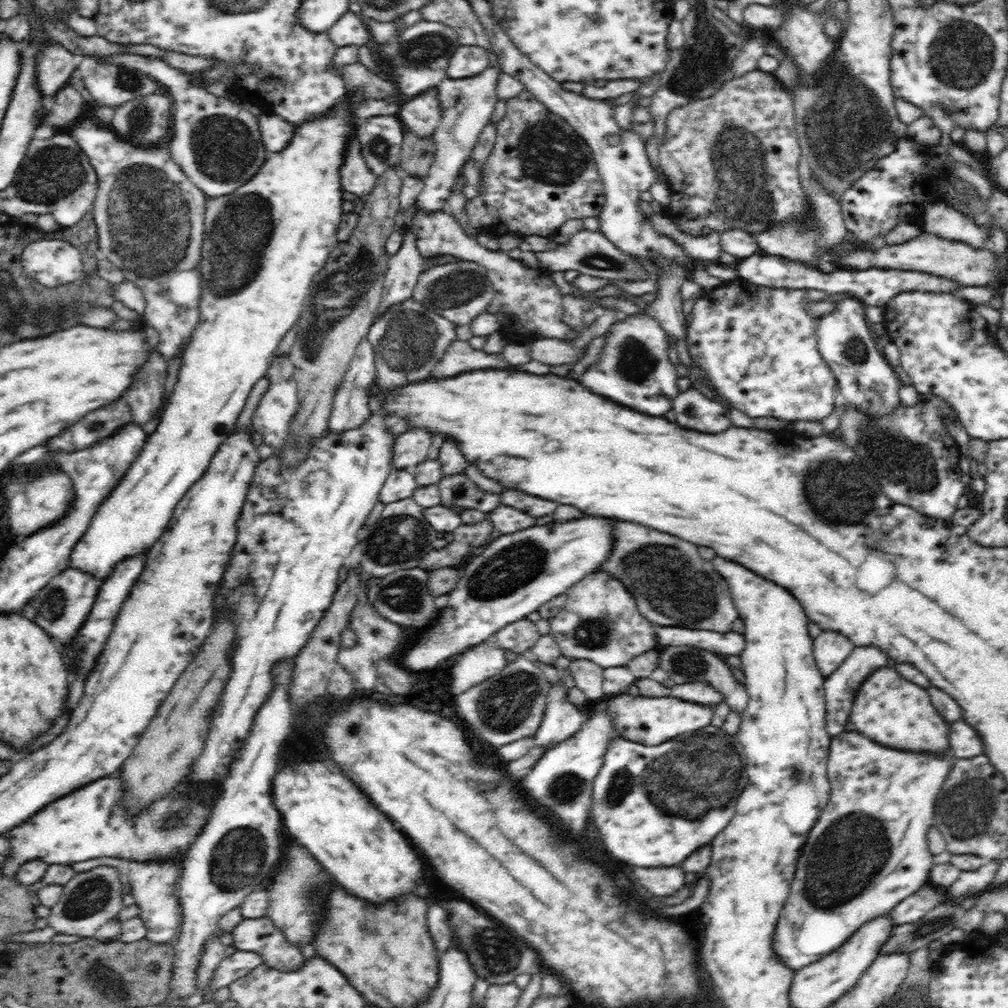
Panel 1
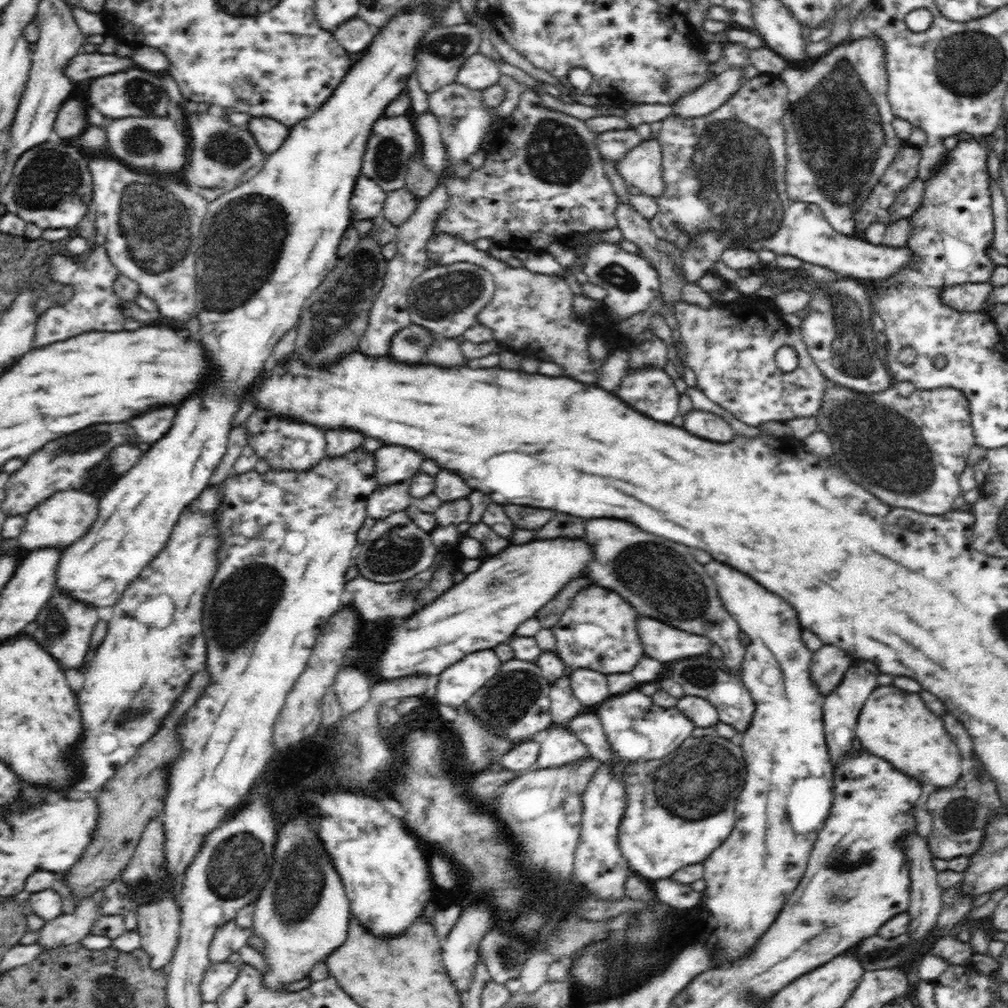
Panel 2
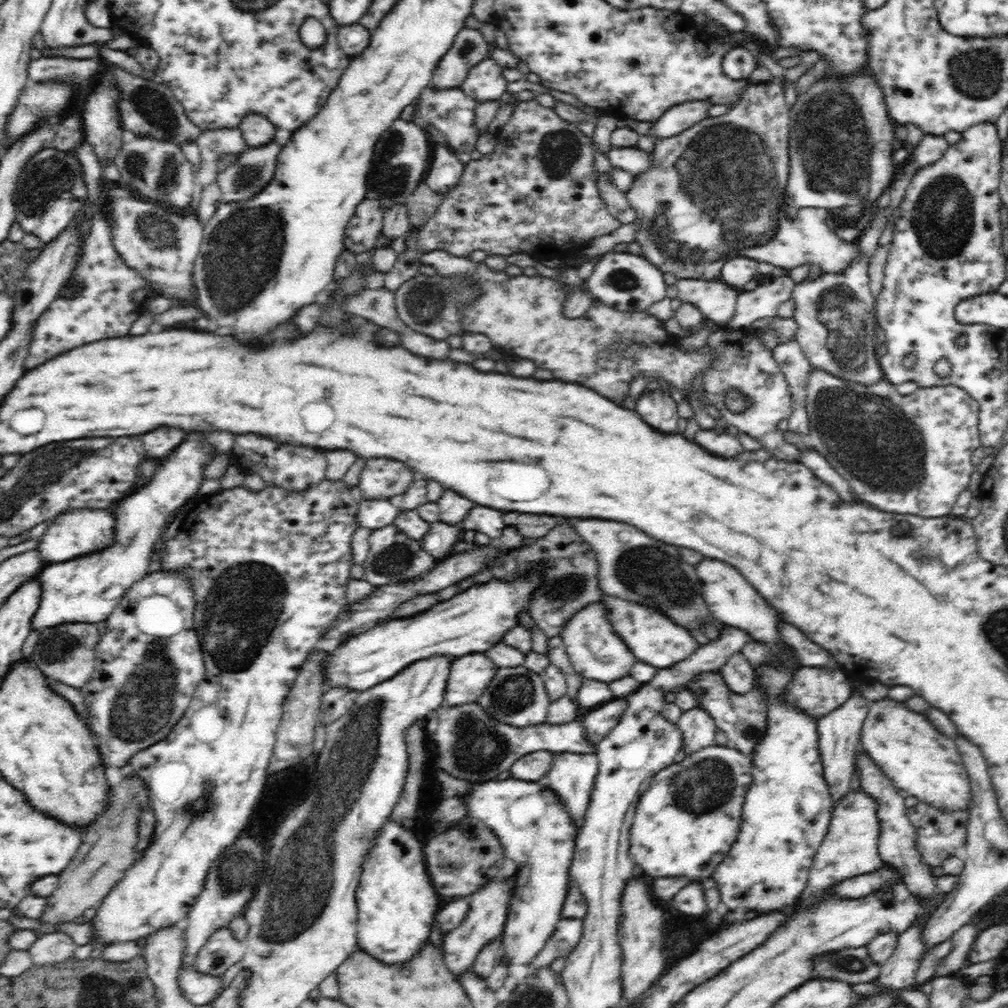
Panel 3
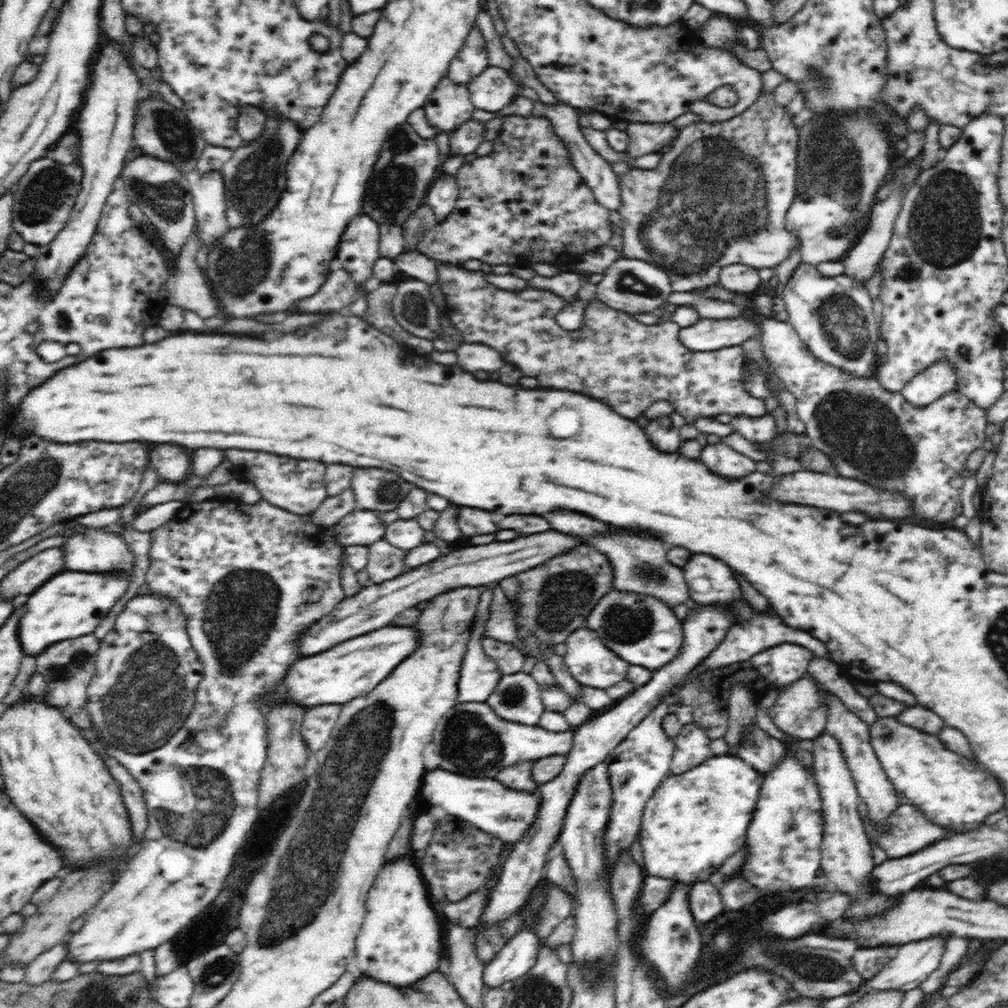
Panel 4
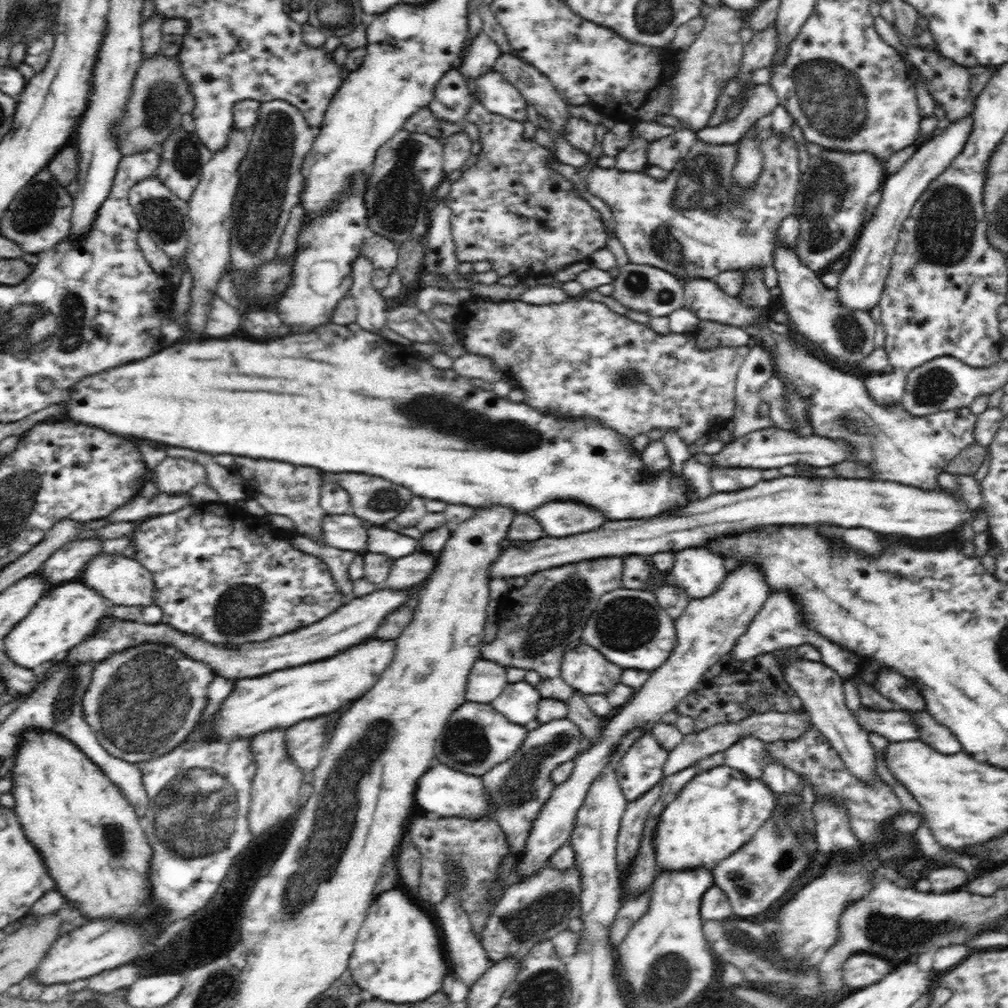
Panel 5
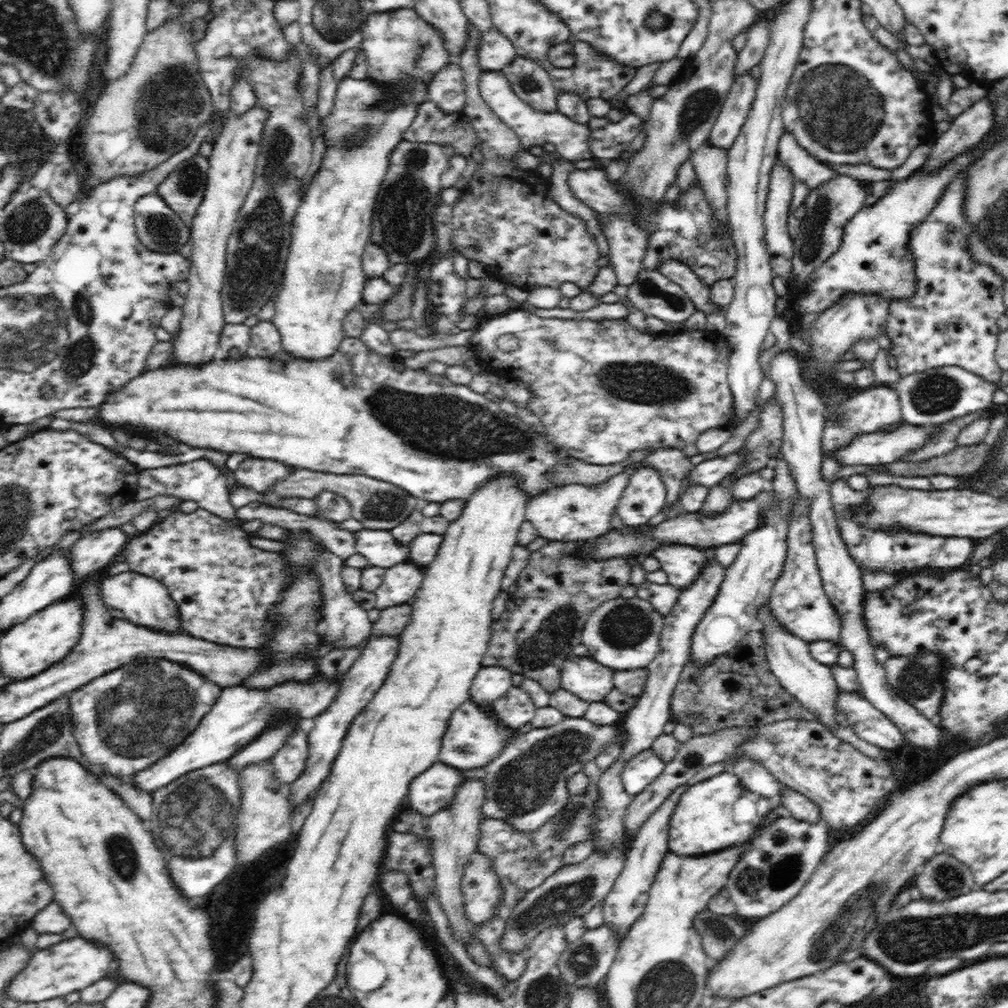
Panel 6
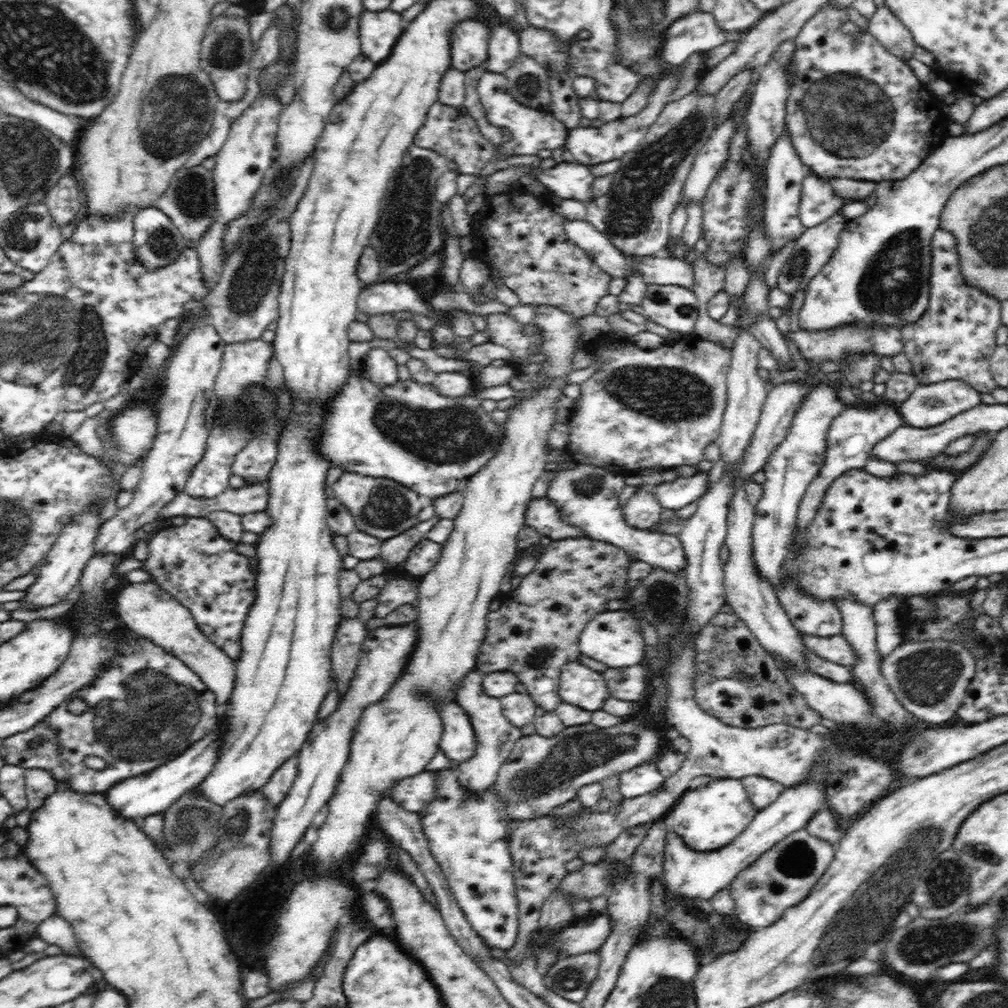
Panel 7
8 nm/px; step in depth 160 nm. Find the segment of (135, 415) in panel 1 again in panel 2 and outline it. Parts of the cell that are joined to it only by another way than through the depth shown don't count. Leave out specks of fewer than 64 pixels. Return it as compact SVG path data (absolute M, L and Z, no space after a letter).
M162 406L162 408L156 408L152 412L146 412L138 418L134 418L130 424L136 430L136 436L144 438L140 442L154 444L154 442L158 442L158 438L164 438L164 434L172 428L174 414L176 414L174 408Z

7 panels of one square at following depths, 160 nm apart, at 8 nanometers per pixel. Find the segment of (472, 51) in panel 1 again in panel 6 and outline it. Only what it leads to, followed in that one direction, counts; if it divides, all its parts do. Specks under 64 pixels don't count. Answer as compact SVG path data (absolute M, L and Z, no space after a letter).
M483 71L479 80L479 92L491 111L516 133L521 142L521 148L524 150L528 151L528 148L532 148L532 146L543 146L550 142L550 144L554 144L558 154L568 161L593 158L592 153L588 150L592 130L586 123L574 122L558 111L545 113L534 110L511 89L508 79L502 71Z

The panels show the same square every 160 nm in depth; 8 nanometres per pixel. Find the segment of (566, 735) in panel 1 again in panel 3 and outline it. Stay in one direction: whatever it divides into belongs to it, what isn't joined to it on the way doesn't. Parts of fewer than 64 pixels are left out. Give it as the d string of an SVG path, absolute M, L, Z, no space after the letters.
M556 752L552 753L552 757L554 760L546 774L550 788L564 803L568 815L580 829L591 804L590 796L599 770L597 754Z

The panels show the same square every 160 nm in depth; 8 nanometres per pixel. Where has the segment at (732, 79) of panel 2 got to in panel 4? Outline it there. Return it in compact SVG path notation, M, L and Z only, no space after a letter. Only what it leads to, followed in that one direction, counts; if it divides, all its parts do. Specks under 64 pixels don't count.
M631 122L625 133L628 142L624 151L635 159L644 154L660 151L666 145L672 144L678 136L678 128L671 122Z

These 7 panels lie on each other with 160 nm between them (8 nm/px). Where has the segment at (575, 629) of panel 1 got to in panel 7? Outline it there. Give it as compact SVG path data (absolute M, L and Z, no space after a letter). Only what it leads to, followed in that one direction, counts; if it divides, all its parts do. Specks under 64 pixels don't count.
M574 661L562 667L559 678L561 702L572 704L591 714L604 707L609 692L602 674Z

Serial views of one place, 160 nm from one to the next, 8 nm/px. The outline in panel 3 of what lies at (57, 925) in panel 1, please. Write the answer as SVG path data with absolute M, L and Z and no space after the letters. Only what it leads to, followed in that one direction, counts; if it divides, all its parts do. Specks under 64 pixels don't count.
M60 931L39 935L29 954L36 966L59 964L73 957L76 944L73 938Z

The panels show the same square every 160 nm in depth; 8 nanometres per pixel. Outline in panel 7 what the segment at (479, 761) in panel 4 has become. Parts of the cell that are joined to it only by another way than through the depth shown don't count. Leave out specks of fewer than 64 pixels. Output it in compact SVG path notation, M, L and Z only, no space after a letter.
M444 702L440 706L443 734L439 749L454 763L468 760L476 750L476 733L466 711L458 704Z

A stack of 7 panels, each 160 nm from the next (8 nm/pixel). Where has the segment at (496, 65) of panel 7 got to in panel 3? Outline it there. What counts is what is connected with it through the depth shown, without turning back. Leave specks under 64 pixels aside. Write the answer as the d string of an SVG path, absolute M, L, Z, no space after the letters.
M462 28L452 42L452 48L442 56L434 76L428 86L434 89L451 89L459 87L468 70L478 62L489 58L489 43L483 40L482 34L476 29Z

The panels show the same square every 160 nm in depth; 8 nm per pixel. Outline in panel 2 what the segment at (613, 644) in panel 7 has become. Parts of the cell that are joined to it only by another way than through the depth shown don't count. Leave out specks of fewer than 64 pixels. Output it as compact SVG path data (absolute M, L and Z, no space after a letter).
M637 616L636 630L640 630L640 640L644 644L644 654L656 658L658 662L674 662L688 656L706 654L711 640L685 630L676 630L654 618Z

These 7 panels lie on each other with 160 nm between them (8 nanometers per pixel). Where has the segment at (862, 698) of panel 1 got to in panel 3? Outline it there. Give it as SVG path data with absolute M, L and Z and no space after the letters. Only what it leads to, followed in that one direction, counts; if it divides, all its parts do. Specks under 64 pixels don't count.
M887 697L871 703L868 715L862 724L860 748L883 770L888 778L892 779L894 786L904 795L914 796L918 803L926 803L946 813L970 812L973 802L972 794L970 794L970 779L953 738L940 733L922 714L906 708L904 702L900 703Z

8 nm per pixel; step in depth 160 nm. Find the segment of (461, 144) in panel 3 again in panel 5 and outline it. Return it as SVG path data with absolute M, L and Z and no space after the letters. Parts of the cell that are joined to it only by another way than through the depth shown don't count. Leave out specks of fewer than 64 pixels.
M454 68L438 81L434 98L428 107L442 120L462 122L470 110L472 99L473 95L470 94L467 79L458 68Z

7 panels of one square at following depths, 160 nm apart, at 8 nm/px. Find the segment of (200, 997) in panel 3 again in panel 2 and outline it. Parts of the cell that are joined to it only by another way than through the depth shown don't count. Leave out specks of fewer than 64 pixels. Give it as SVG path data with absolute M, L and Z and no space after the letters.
M218 962L212 963L204 972L204 978L200 983L200 994L203 1002L215 1002L215 1000L236 980L239 968L237 963Z

